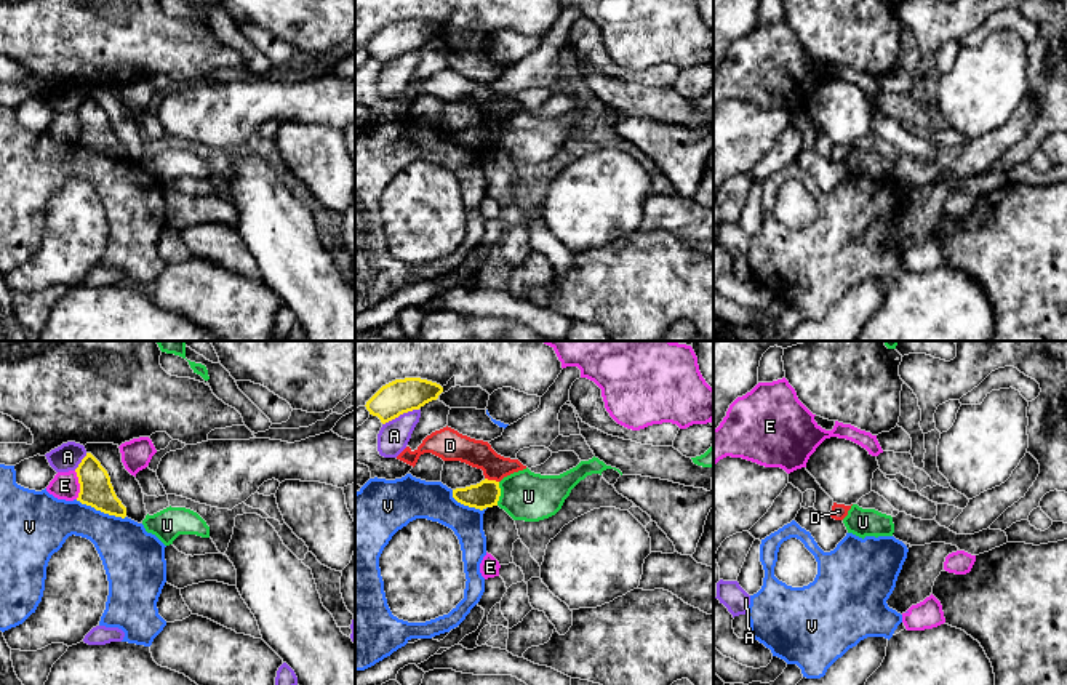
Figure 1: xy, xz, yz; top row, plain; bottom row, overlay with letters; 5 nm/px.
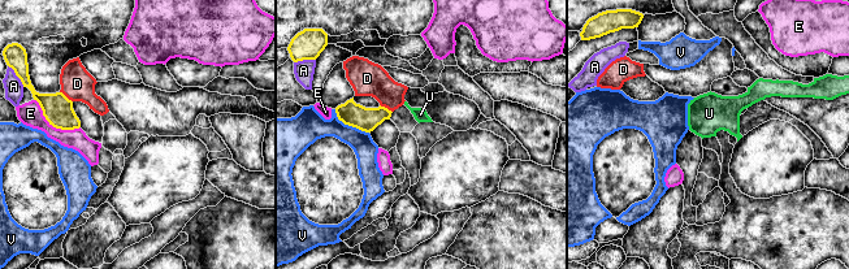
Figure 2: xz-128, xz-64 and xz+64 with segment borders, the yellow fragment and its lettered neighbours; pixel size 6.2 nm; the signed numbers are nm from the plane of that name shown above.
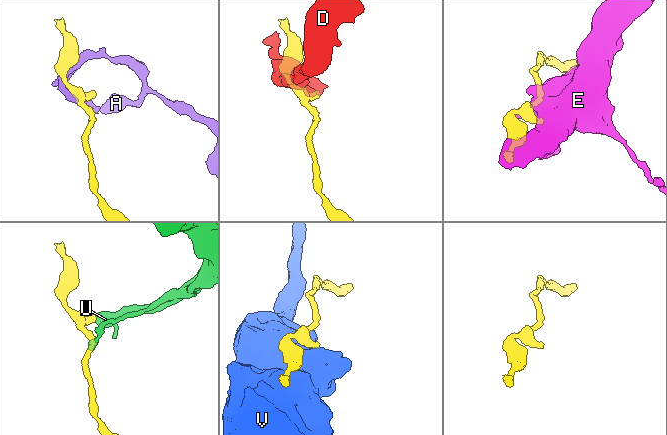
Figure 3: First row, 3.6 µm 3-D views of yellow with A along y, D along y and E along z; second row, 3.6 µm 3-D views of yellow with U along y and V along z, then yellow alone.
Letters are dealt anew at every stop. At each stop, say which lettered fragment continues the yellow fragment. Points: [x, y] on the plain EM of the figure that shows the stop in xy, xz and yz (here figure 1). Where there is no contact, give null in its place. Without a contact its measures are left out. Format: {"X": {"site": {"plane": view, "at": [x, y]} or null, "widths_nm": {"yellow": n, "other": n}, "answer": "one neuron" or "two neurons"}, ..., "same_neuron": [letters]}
{"A": {"site": {"plane": "xz", "at": [400, 55]}, "widths_nm": {"yellow": 170, "other": 160}, "answer": "two neurons"}, "D": {"site": {"plane": "xz", "at": [491, 122]}, "widths_nm": {"yellow": 130, "other": 140}, "answer": "two neurons"}, "E": {"site": {"plane": "xy", "at": [80, 127]}, "widths_nm": {"yellow": 160, "other": 140}, "answer": "two neurons"}, "U": {"site": {"plane": "xz", "at": [499, 135]}, "widths_nm": {"yellow": 130, "other": 240}, "answer": "two neurons"}, "V": {"site": {"plane": "xy", "at": [101, 152]}, "widths_nm": {"yellow": 160, "other": 280}, "answer": "two neurons"}, "same_neuron": []}

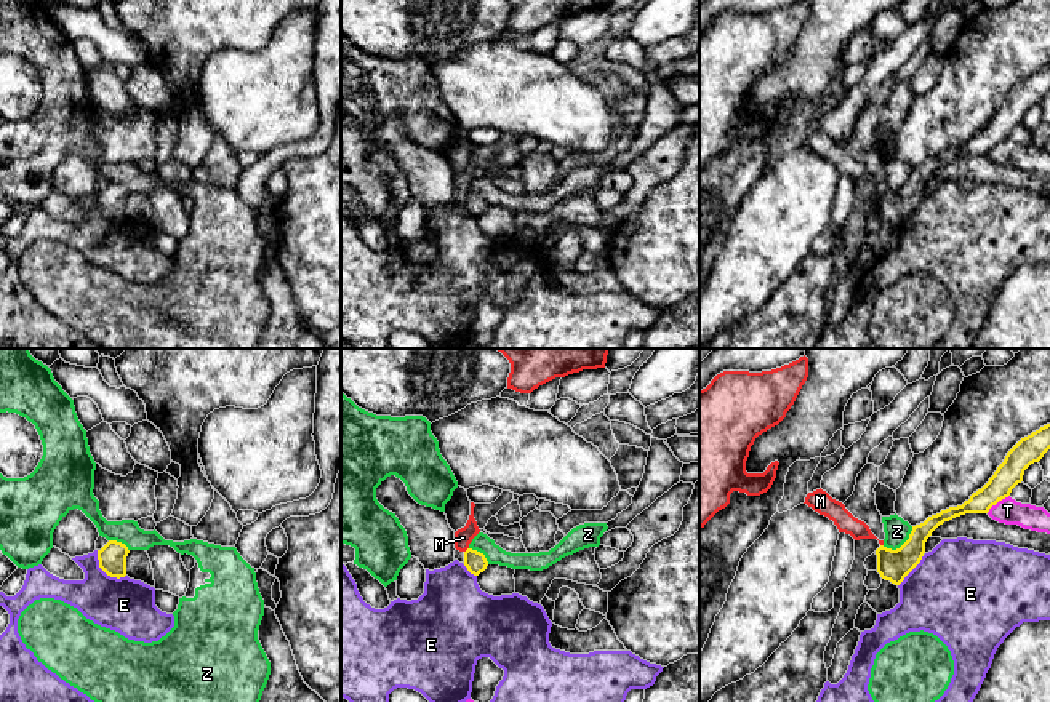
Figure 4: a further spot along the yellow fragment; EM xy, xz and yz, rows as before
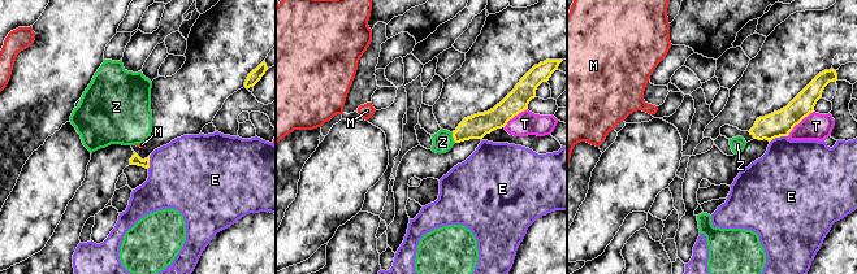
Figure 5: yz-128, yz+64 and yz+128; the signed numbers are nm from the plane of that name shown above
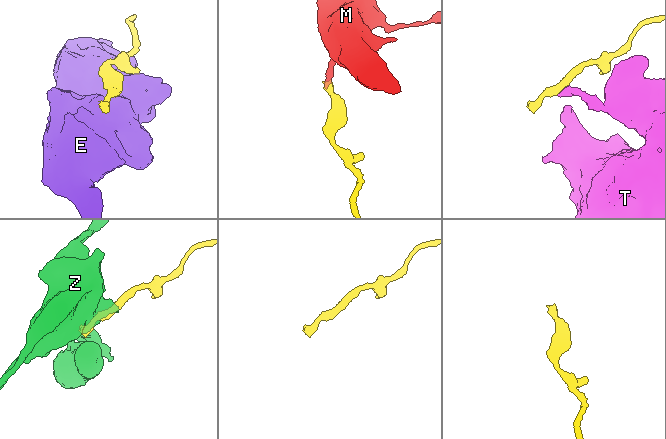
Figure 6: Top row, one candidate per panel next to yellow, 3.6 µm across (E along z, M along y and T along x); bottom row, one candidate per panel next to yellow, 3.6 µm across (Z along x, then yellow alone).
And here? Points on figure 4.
{"E": {"site": {"plane": "xy", "at": [104, 213]}, "widths_nm": {"yellow": 140, "other": 280}, "answer": "two neurons"}, "M": {"site": {"plane": "xz", "at": [466, 192]}, "widths_nm": {"yellow": 110, "other": 90}, "answer": "two neurons"}, "T": {"site": {"plane": "yz", "at": [997, 143]}, "widths_nm": {"yellow": 140, "other": 130}, "answer": "two neurons"}, "Z": {"site": {"plane": "yz", "at": [901, 187]}, "widths_nm": {"yellow": 160, "other": 130}, "answer": "two neurons"}, "same_neuron": []}

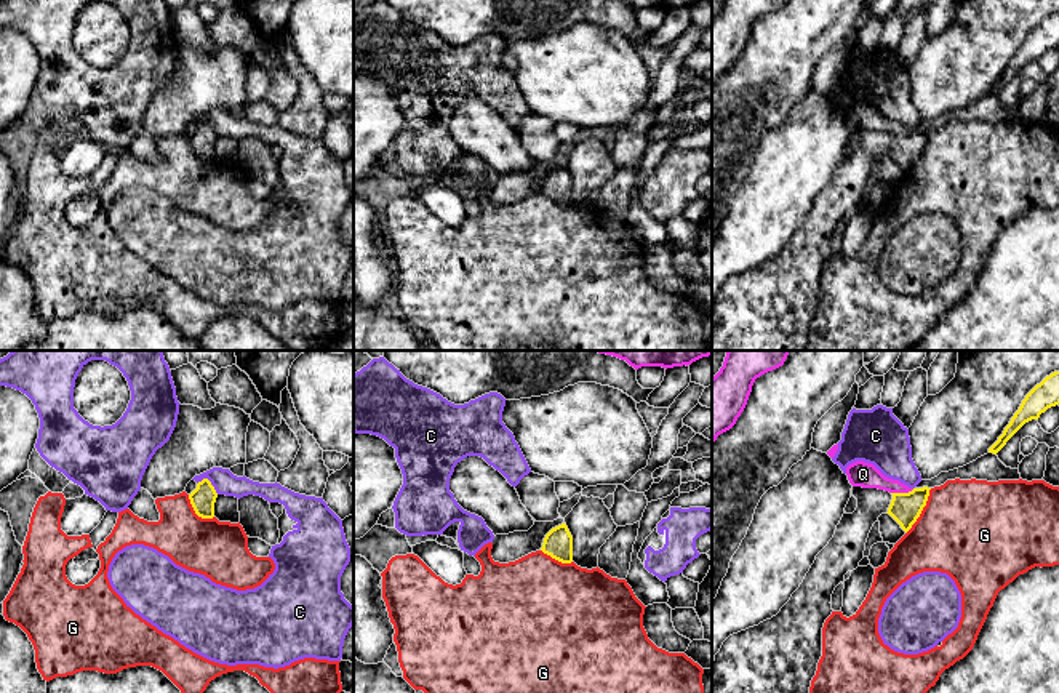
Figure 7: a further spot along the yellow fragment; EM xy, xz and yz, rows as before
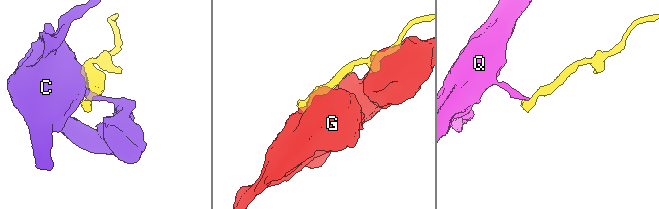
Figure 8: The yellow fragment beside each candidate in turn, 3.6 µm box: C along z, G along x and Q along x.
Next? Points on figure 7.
{"C": {"site": {"plane": "xy", "at": [210, 124]}, "widths_nm": {"yellow": 120, "other": 120}, "answer": "two neurons"}, "G": {"site": {"plane": "yz", "at": [922, 151]}, "widths_nm": {"yellow": 160, "other": 480}, "answer": "two neurons"}, "Q": {"site": {"plane": "yz", "at": [903, 135]}, "widths_nm": {"yellow": 160, "other": 130}, "answer": "two neurons"}, "same_neuron": []}

